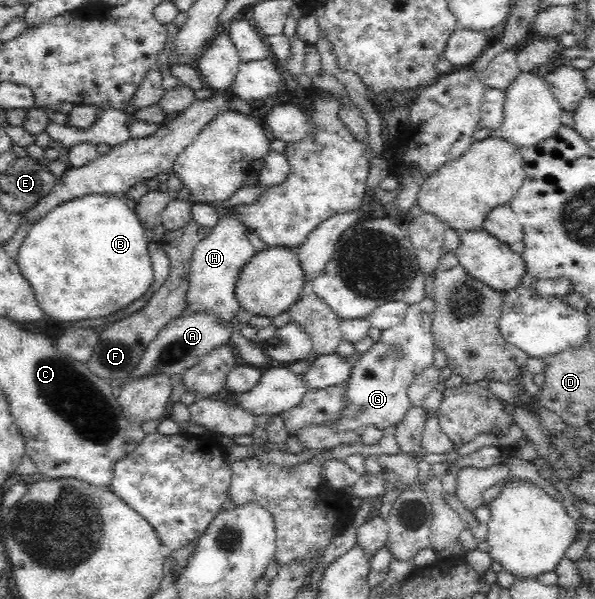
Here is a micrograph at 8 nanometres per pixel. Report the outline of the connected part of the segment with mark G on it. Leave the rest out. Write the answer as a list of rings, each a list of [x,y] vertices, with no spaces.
[[[425,297],[417,306],[407,308],[401,324],[381,331],[381,338],[367,352],[360,354],[342,388],[341,410],[337,416],[322,422],[330,434],[359,436],[367,428],[392,430],[403,420],[411,406],[409,386],[434,362],[433,319],[434,301]]]

